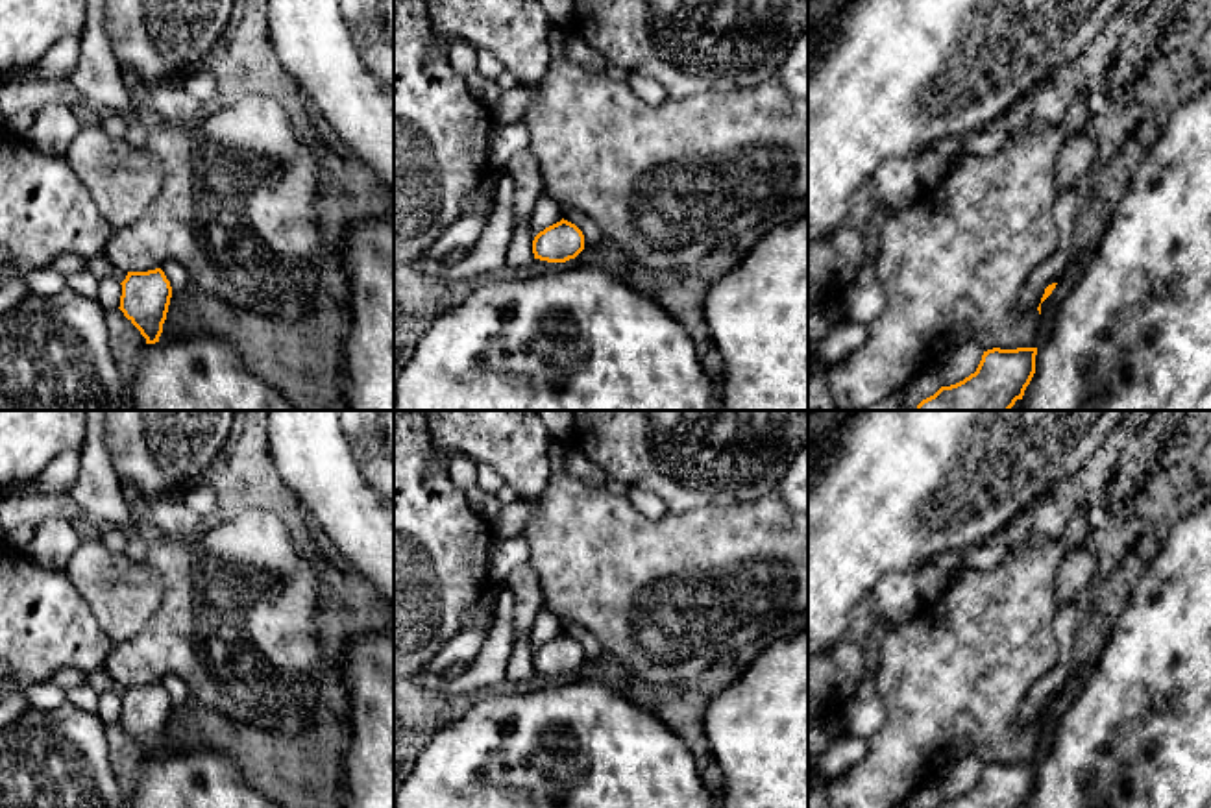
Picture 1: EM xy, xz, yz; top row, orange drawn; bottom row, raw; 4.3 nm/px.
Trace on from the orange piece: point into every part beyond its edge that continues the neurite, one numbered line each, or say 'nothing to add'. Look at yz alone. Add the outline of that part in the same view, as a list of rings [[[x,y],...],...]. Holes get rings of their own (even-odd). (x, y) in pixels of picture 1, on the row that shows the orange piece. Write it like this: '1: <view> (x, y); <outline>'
nothing to add

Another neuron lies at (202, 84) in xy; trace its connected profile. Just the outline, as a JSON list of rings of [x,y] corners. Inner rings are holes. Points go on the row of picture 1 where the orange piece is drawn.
[[[203,65],[189,72],[181,80],[181,85],[202,104],[213,100],[218,92],[218,81],[214,74]]]

